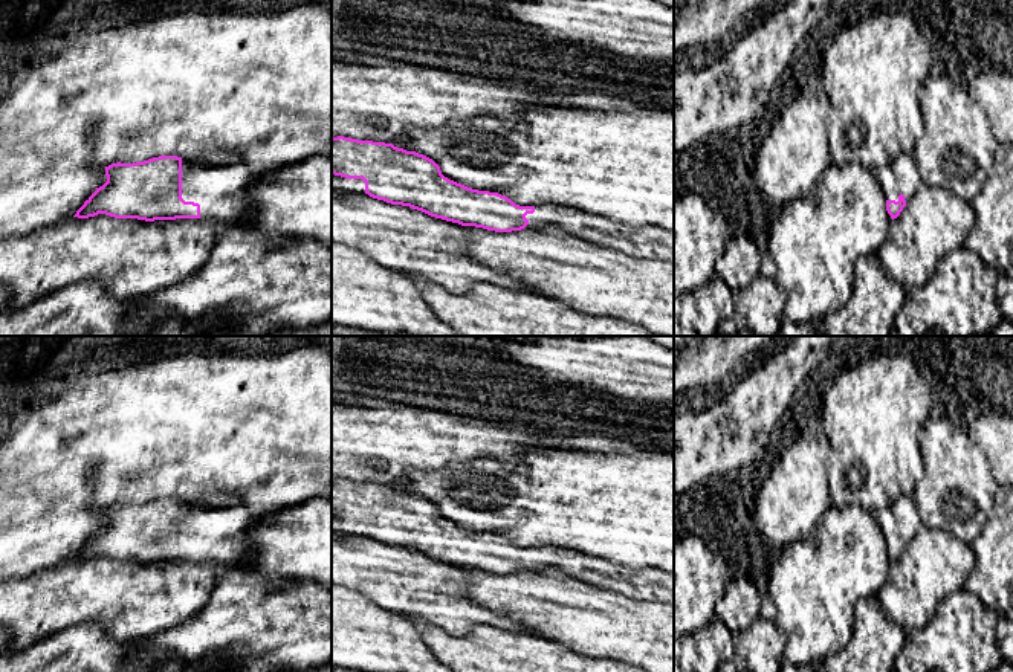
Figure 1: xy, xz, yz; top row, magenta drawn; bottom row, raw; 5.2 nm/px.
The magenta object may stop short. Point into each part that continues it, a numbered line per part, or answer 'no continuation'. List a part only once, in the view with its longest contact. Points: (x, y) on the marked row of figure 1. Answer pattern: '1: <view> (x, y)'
1: xy (220, 190)

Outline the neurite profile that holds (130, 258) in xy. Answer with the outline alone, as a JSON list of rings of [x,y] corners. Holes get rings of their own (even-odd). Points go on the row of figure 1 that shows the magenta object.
[[[98,214],[89,218],[69,217],[55,225],[0,241],[0,287],[8,292],[8,309],[18,310],[38,298],[69,286],[96,281],[118,301],[134,301],[171,287],[196,273],[208,260],[220,226],[211,218],[176,218],[145,221]]]

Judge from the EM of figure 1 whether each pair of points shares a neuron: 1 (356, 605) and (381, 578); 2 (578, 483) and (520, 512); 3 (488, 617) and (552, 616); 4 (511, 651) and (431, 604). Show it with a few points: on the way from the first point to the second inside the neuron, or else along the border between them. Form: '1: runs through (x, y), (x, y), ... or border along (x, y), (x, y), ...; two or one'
1: border along (347, 587), (398, 613); two
2: runs through (564, 497), (534, 504); one
3: border along (474, 604), (518, 620), (530, 633); two
4: border along (436, 625), (453, 636), (478, 625), (506, 631); two

